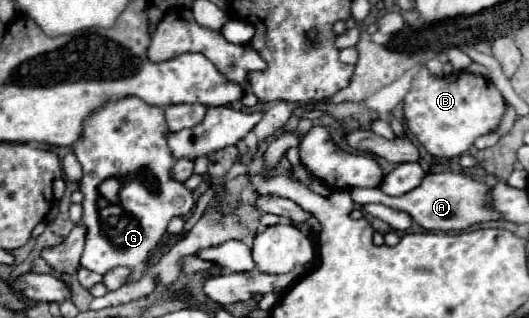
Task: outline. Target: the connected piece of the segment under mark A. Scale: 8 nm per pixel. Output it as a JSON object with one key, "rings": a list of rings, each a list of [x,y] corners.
{"rings":[[[441,172],[441,174],[427,174],[423,182],[403,194],[403,196],[385,196],[379,188],[353,188],[353,202],[355,204],[383,204],[399,212],[407,212],[421,228],[425,230],[463,230],[473,224],[485,222],[485,220],[497,220],[501,218],[493,208],[491,208],[491,196],[489,188],[473,178],[467,178],[463,174],[455,172]]]}

